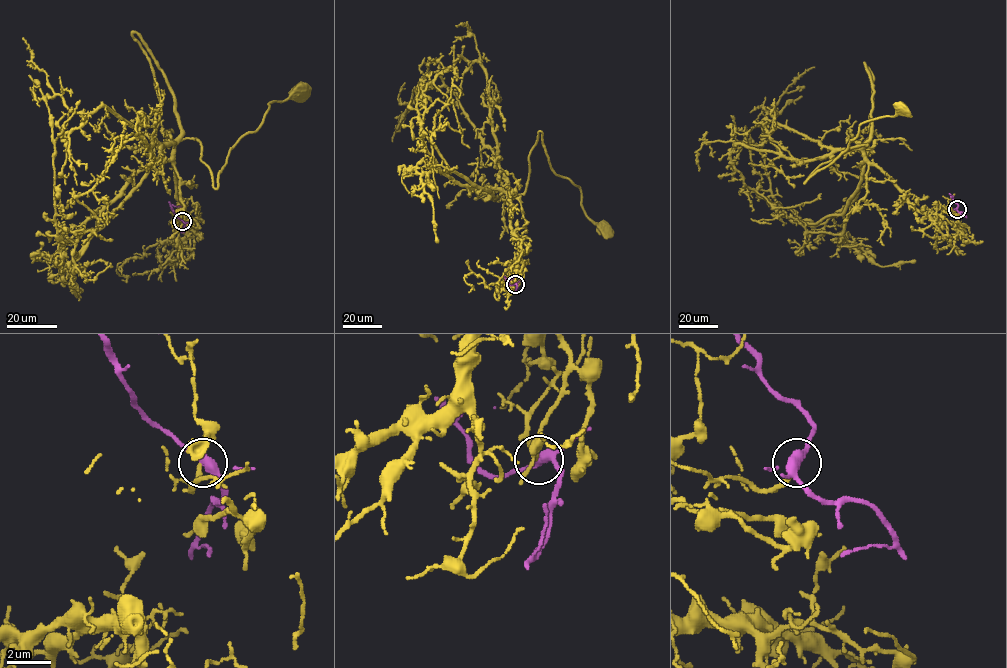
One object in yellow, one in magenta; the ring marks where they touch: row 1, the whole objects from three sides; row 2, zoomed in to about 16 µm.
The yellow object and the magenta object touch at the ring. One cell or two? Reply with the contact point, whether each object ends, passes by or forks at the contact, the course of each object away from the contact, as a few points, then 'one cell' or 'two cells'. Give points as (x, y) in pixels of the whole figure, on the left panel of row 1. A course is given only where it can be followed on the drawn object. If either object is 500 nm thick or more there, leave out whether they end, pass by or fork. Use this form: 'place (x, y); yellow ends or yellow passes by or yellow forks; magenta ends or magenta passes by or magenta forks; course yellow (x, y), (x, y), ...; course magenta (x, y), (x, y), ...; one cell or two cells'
place (182, 221); yellow ends; magenta forks; course yellow (182, 221), (194, 227), (180, 207), (175, 144), (199, 141), (216, 188), (230, 150), (272, 101), (299, 89); course magenta (182, 221), (170, 204), (180, 206); one cell

